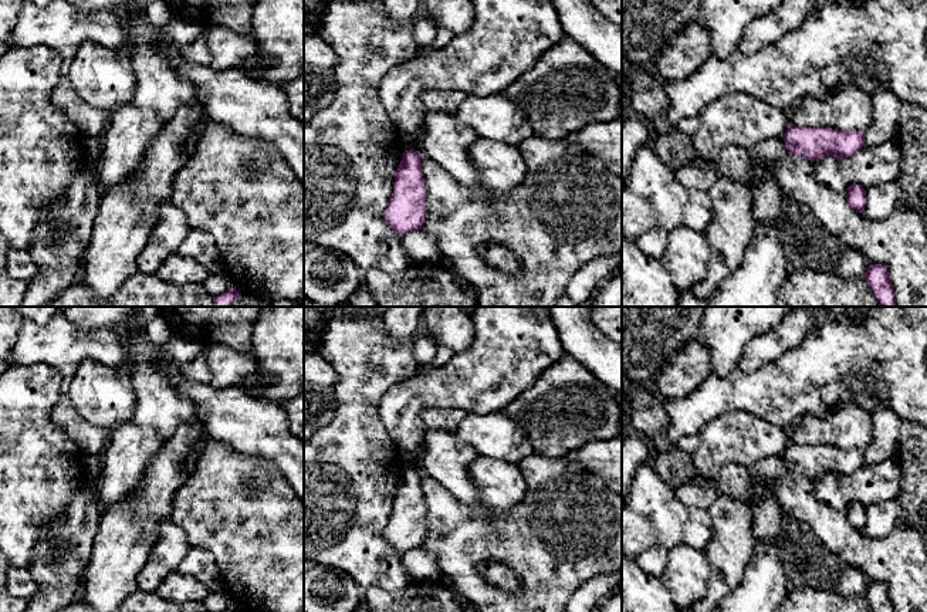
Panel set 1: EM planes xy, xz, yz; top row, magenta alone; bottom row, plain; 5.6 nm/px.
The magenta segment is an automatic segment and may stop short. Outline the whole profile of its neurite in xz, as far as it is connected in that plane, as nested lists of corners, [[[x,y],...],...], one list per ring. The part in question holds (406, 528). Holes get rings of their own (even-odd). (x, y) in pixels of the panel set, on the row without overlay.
[[[406,469],[395,493],[393,513],[385,528],[385,540],[399,554],[422,547],[426,537],[422,476],[419,469]]]

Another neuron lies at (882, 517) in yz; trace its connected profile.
[[[897,498],[880,501],[866,507],[866,524],[860,534],[867,538],[886,538],[893,532],[901,514]]]

